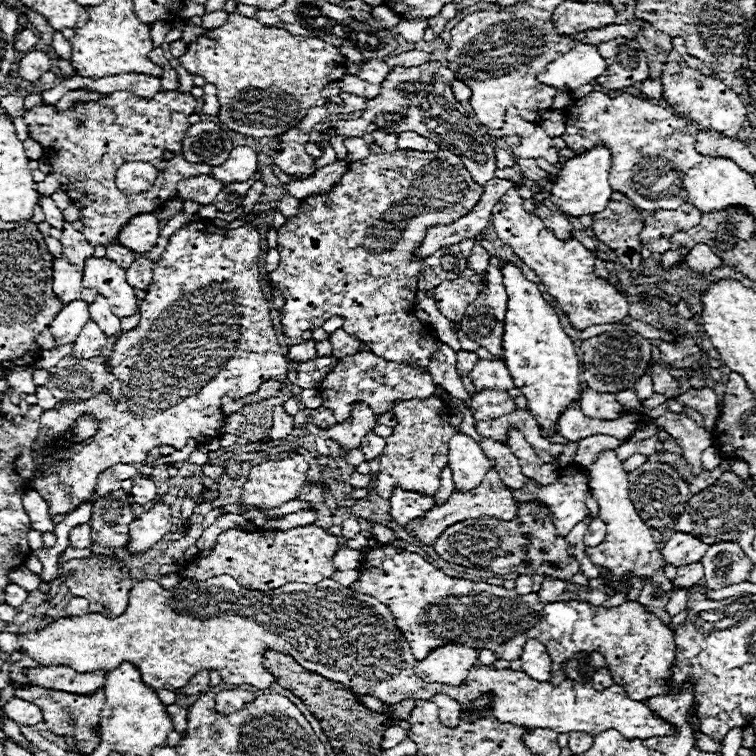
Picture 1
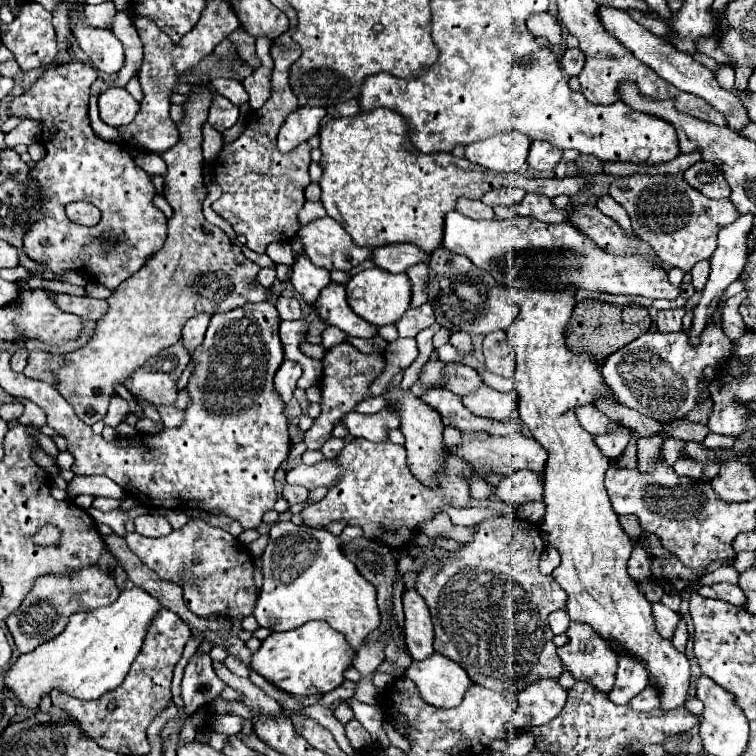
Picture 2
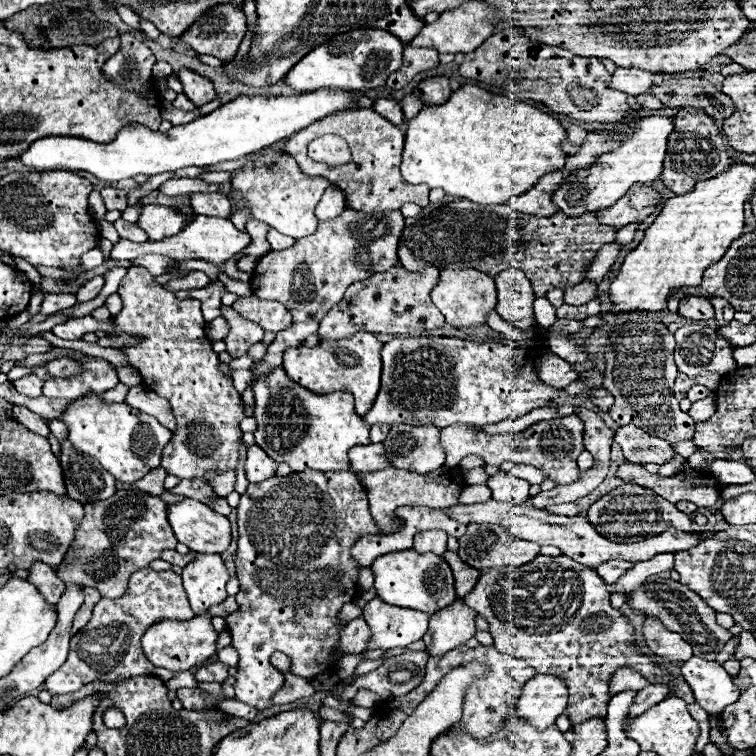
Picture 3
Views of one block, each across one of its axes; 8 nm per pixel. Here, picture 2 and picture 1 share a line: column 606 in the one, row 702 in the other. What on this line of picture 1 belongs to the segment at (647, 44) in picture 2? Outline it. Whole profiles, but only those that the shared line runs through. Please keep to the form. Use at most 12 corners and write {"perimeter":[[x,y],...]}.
{"perimeter":[[20,700],[4,704],[6,718],[18,726],[44,722],[36,704]]}

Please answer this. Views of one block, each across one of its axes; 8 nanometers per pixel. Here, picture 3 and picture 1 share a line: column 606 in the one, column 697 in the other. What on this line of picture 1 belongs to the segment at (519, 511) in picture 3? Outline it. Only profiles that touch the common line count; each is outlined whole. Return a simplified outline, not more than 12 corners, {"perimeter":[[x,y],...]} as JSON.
{"perimeter":[[684,532],[660,546],[676,568],[700,562],[708,544]]}

